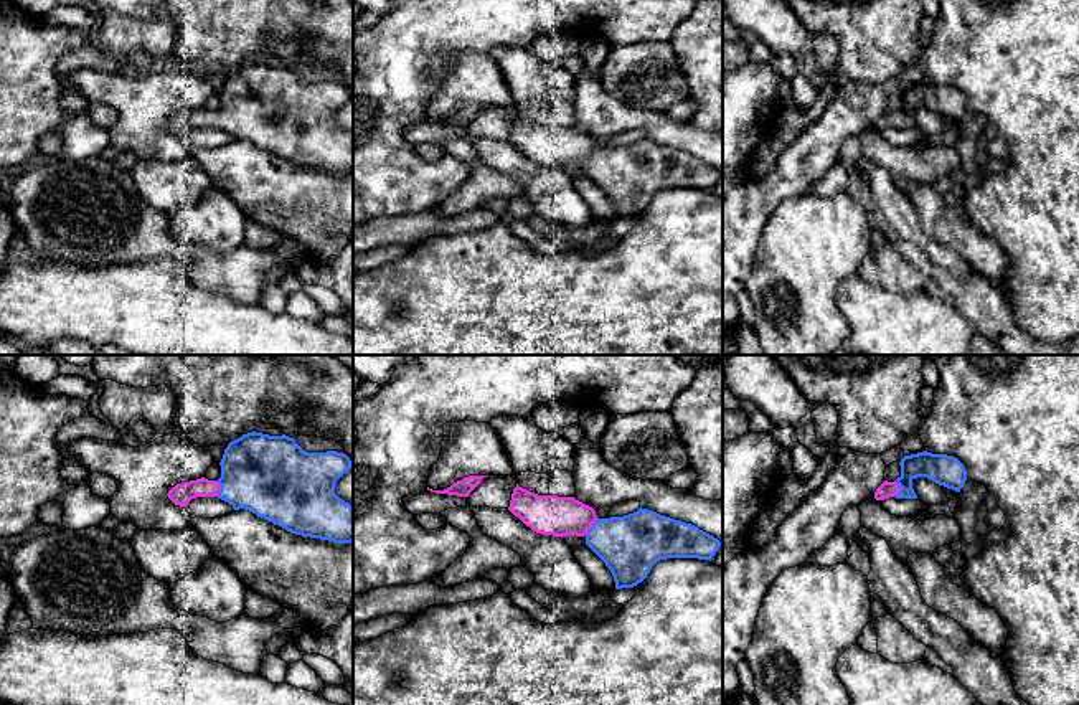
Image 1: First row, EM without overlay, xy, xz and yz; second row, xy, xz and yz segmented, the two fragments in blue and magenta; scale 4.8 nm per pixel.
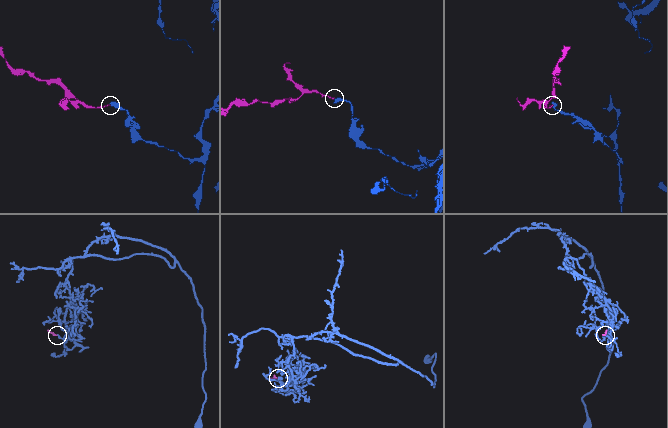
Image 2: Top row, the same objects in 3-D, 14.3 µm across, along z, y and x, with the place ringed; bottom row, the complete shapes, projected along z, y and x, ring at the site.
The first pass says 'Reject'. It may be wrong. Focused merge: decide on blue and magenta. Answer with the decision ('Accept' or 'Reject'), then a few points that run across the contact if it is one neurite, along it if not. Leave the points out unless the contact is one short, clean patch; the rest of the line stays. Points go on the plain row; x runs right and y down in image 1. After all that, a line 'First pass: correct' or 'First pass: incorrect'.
Accept. Line: xy (269, 106), (220, 119), (190, 119), (180, 124)
First pass: incorrect

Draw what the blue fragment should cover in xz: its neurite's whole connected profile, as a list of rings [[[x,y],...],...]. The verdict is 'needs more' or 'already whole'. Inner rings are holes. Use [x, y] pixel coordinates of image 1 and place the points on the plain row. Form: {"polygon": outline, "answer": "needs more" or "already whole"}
{"polygon": [[[516,114],[508,140],[526,157],[541,165],[584,167],[586,175],[610,200],[615,220],[634,218],[642,213],[652,196],[667,188],[709,190],[716,185],[721,172],[691,154],[660,145],[648,139],[638,139],[624,147],[599,149],[596,140],[574,127],[538,125]]], "answer": "needs more"}

